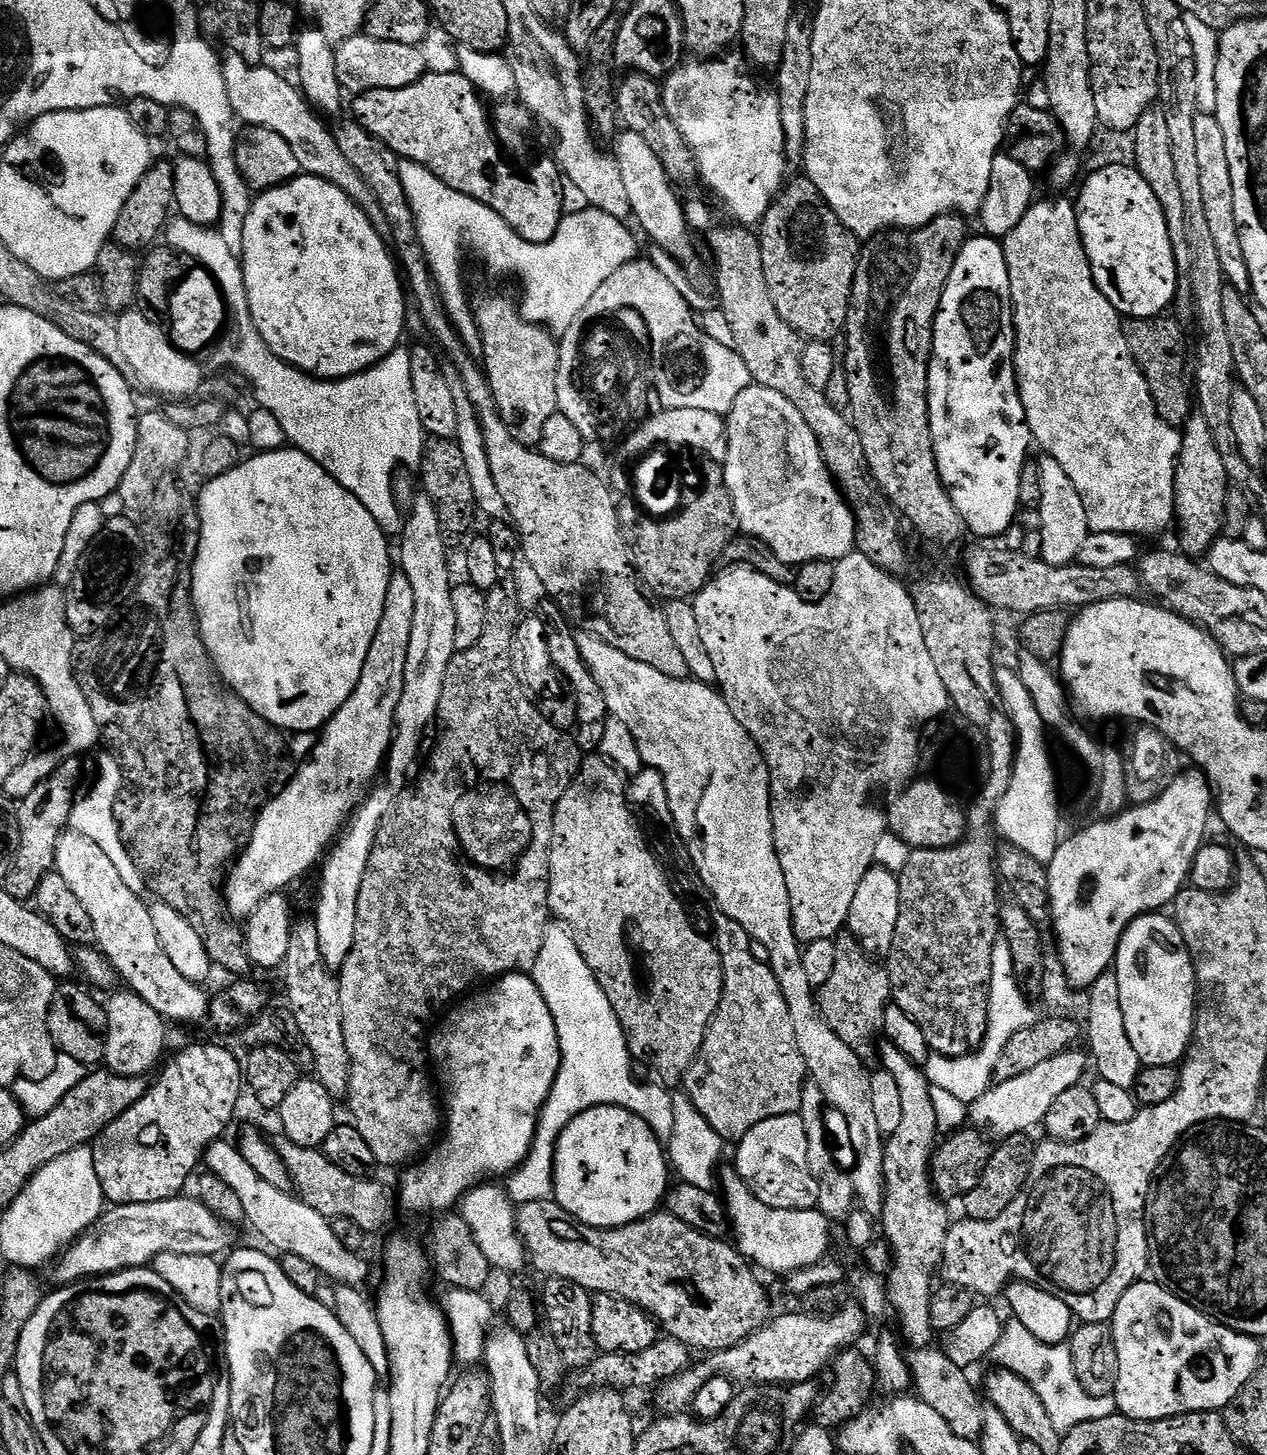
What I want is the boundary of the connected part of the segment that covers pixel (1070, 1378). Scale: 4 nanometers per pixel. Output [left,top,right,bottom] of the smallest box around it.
[990,1319,1117,1434]

